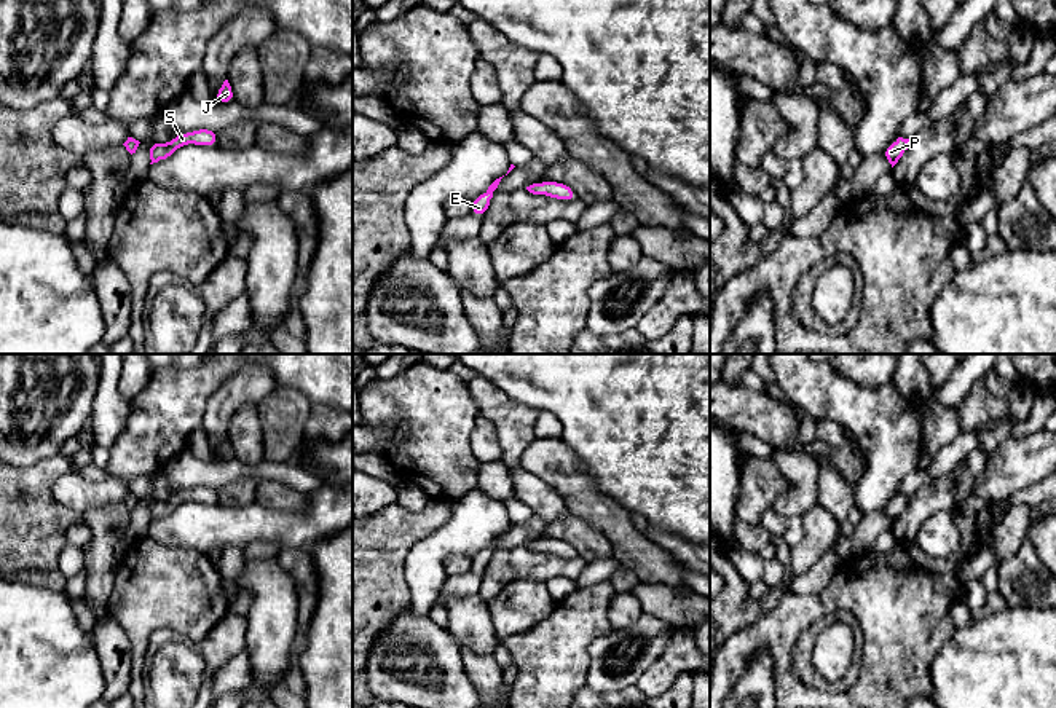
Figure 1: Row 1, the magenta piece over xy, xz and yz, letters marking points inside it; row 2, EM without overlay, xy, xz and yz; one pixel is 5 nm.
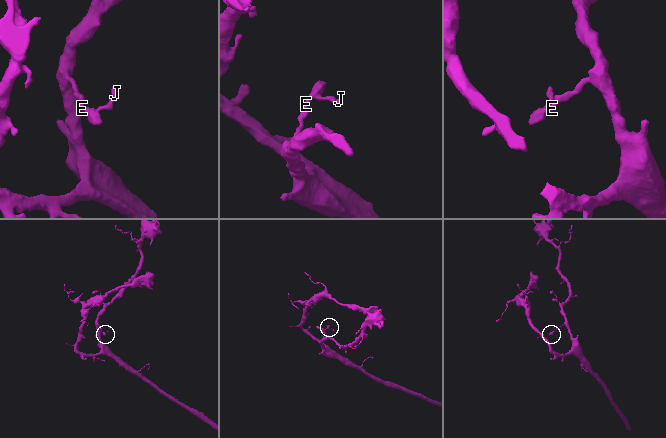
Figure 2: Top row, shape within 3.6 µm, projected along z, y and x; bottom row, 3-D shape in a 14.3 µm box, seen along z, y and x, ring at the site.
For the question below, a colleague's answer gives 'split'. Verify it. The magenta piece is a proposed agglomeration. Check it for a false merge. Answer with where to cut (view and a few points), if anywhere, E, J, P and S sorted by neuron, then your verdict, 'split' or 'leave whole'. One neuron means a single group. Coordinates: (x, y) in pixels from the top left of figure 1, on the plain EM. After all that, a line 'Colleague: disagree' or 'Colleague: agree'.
no cut; E J P S; leave whole
Colleague: disagree

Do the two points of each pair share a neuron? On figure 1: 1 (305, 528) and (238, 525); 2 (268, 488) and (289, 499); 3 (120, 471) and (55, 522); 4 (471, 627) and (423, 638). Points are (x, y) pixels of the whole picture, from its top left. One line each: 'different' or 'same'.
1: same
2: same
3: different
4: different

